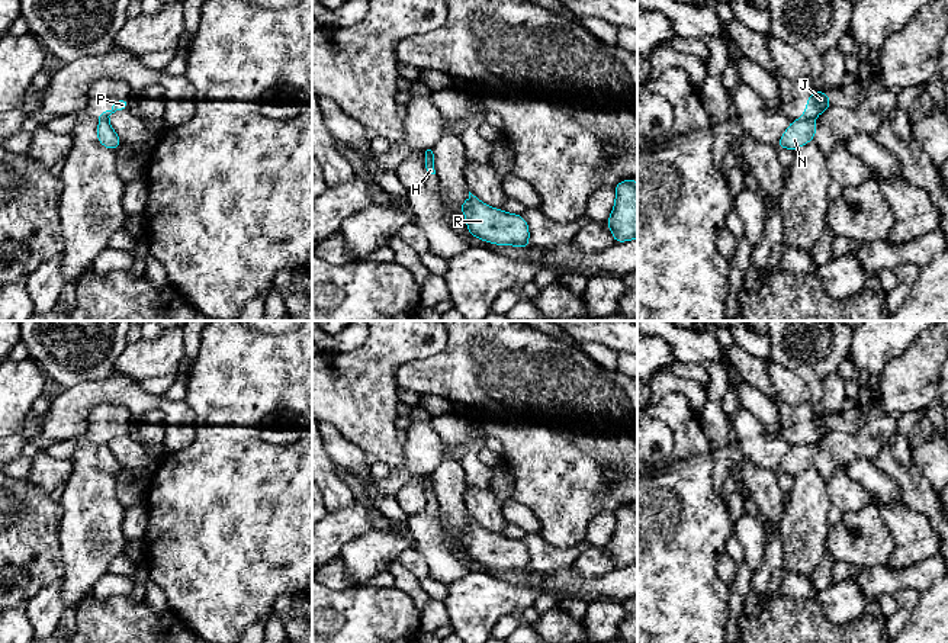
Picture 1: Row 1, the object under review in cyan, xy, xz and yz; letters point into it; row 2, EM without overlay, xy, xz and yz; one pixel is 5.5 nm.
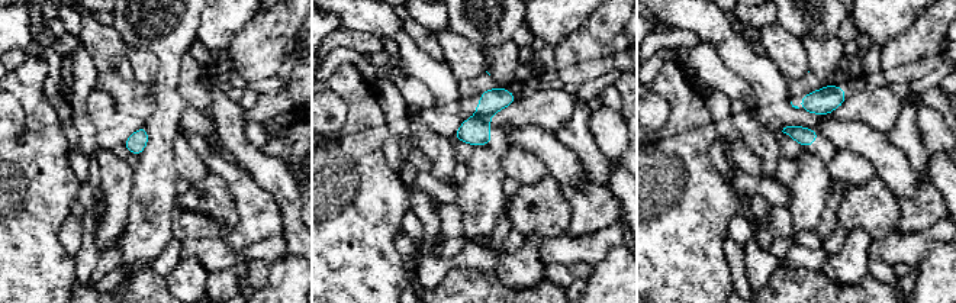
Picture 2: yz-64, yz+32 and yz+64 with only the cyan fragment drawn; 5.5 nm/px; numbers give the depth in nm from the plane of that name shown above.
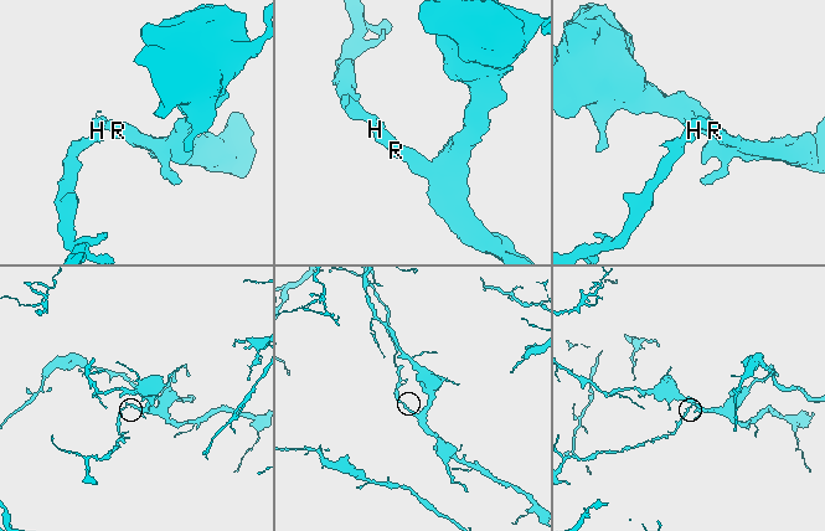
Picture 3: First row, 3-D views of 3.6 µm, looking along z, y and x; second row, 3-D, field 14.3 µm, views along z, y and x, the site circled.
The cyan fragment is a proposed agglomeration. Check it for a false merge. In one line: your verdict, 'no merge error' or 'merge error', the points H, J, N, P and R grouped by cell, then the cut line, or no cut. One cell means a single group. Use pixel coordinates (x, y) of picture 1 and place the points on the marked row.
merge error; groups H N / J P R; cut yz (812, 118), (800, 119)

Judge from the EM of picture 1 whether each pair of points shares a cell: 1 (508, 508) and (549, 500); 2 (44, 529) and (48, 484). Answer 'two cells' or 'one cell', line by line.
1: two cells
2: two cells

